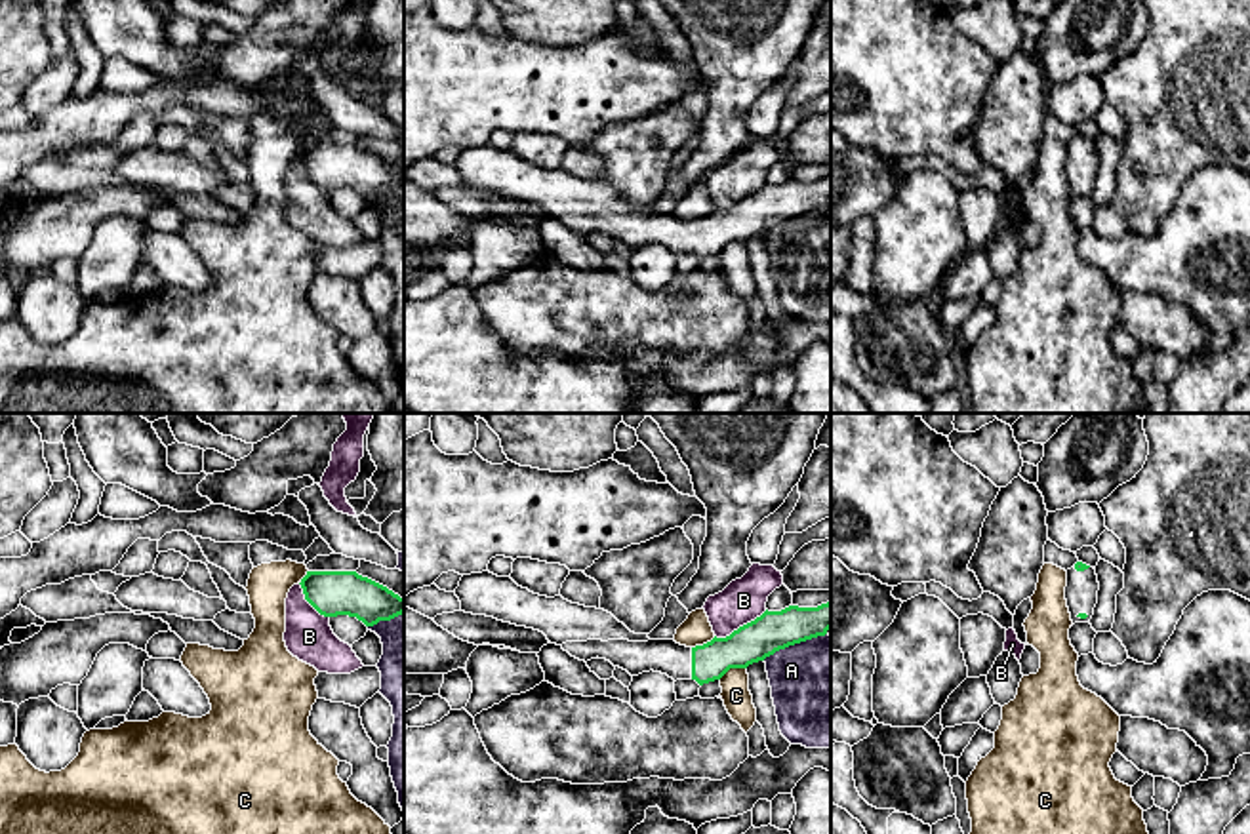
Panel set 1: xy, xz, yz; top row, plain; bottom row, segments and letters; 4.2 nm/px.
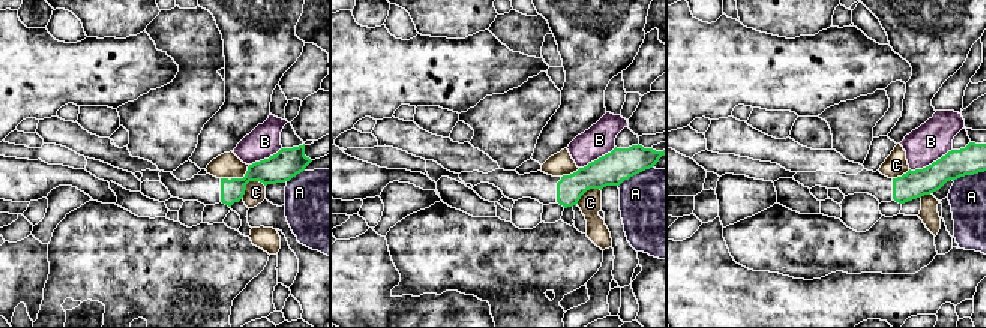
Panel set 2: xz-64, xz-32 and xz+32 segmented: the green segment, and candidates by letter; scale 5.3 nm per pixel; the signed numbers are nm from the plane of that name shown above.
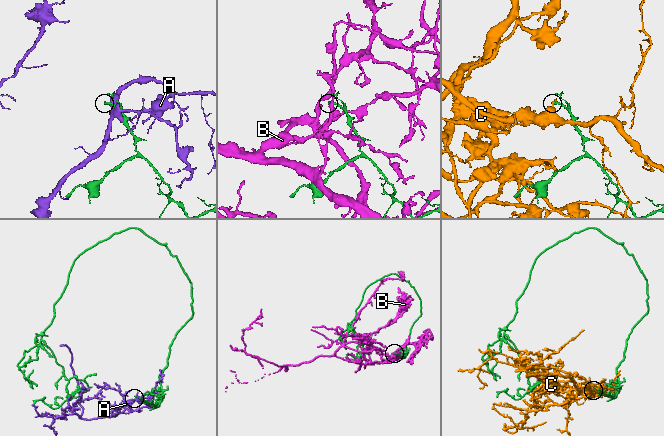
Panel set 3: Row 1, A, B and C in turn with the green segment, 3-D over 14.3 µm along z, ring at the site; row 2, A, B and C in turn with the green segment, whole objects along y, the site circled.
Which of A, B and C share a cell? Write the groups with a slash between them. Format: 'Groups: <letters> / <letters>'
Groups: A / B / C

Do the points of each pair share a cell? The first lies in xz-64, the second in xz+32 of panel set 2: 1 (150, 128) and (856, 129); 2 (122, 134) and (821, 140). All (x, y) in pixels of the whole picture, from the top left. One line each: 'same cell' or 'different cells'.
1: same cell
2: same cell

